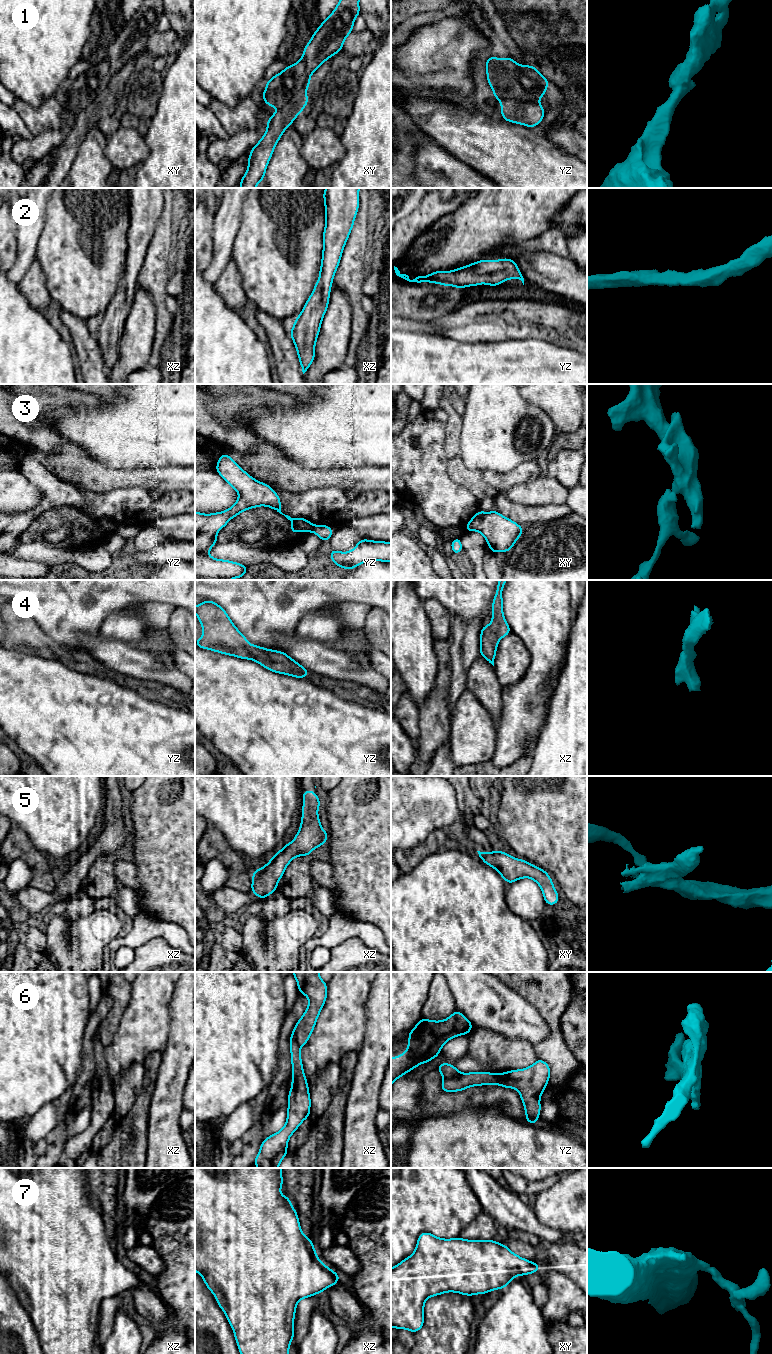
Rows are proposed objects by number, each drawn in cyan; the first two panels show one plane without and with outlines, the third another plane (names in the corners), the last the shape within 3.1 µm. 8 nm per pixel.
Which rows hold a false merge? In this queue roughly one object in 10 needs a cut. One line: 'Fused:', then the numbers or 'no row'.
Fused: 1, 3, 6

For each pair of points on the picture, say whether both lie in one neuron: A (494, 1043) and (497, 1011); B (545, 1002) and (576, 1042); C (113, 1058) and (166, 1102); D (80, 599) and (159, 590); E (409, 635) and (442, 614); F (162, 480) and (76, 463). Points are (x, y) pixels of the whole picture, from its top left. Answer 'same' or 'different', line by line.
A: different
B: different
C: different
D: same
E: different
F: same

